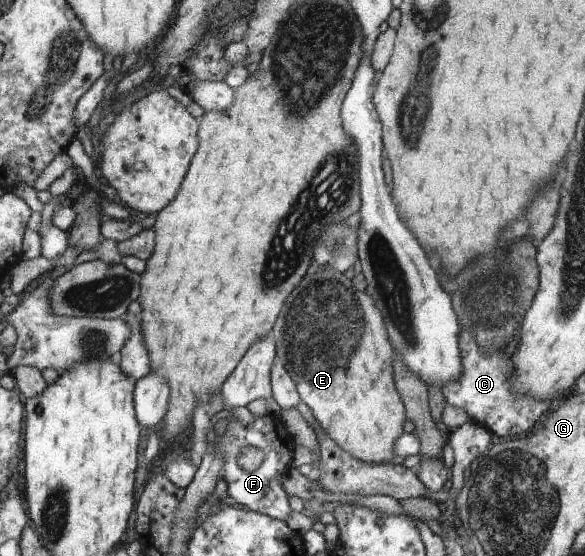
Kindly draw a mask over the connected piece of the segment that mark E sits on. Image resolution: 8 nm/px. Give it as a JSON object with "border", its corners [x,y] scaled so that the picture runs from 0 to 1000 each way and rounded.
{"border":[[[564,478],[530,482],[523,518],[513,511],[482,554],[465,601],[472,608],[475,646],[503,680],[515,718],[530,734],[540,757],[568,791],[574,791],[602,820],[632,831],[679,829],[677,791],[691,781],[696,737],[674,676],[675,626],[667,615],[658,570],[636,532],[612,522],[602,502]]]}

